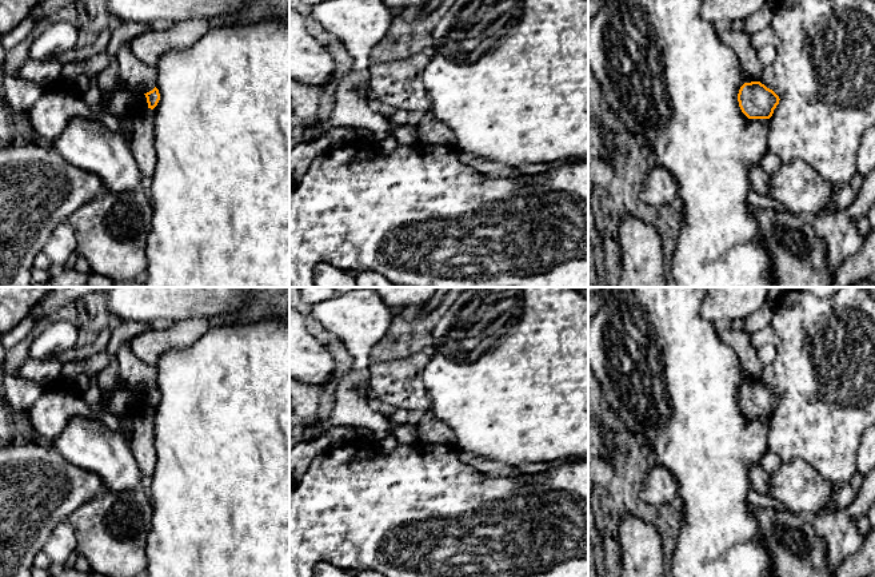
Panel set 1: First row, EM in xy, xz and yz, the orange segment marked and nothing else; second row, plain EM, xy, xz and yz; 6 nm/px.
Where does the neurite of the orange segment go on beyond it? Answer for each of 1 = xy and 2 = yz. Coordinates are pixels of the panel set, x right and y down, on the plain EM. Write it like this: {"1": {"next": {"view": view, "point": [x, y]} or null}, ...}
{"1": {"next": null}, "2": {"next": null}}

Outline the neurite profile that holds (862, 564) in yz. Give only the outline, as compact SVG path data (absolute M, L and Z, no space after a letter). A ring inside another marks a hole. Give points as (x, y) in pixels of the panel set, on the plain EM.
M875 526L864 534L862 548L847 557L834 577L872 577L875 576Z

